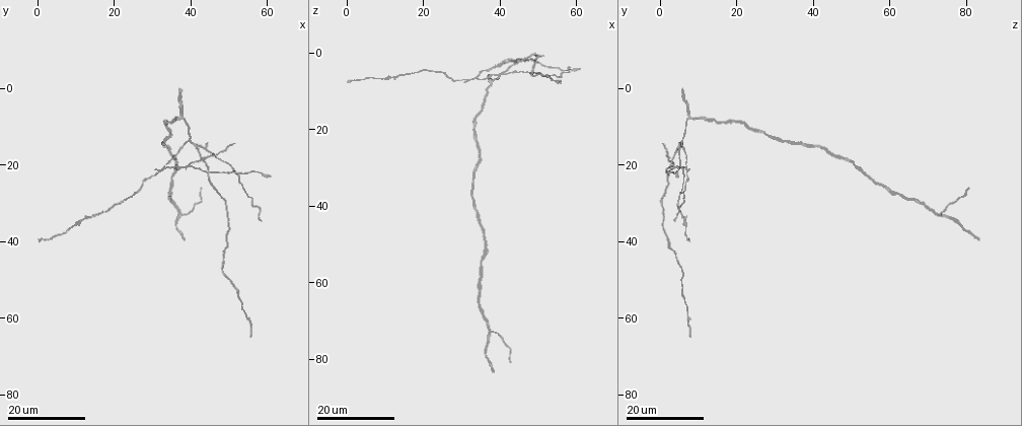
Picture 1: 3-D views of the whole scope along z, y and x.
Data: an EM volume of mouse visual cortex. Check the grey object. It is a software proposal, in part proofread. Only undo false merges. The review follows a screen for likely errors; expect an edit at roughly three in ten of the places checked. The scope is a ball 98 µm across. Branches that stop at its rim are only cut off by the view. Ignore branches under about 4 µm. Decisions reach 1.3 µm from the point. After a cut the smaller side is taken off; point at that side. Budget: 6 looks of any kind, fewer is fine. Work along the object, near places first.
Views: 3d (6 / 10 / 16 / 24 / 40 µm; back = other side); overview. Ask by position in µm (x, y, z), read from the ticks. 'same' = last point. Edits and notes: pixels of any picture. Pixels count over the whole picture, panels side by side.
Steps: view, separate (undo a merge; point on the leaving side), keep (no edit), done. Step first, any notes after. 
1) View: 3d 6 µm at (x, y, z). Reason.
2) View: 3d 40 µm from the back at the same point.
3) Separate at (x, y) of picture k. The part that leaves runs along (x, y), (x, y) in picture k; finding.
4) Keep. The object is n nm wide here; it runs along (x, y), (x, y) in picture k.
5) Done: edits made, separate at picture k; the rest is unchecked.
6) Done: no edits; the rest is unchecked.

View: 3d 24 µm at (31.5, 22.0, 7.5). Small branch off a trunk.

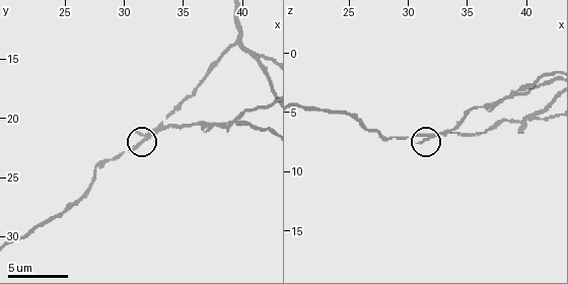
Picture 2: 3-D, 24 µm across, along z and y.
View: 3d 6 µm at (31.4, 22.0, 7.0).

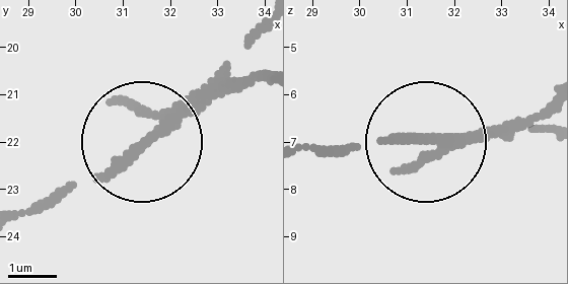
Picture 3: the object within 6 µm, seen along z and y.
Separate at (239, 90) of picture 3. 3 arms meet here; the part that leaves runs along (180, 118), (261, 82) in picture 3; a second cell is stuck on.

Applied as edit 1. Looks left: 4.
View: overview.

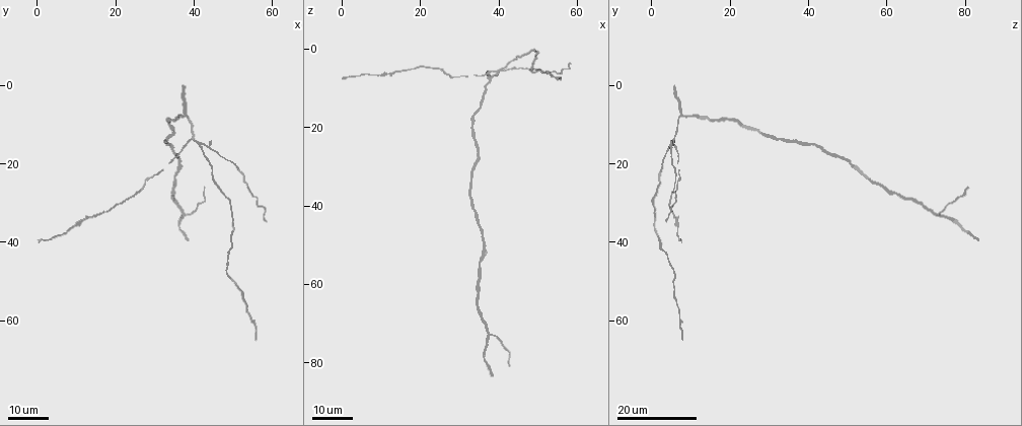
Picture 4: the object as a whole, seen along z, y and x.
View: 3d 16 µm at (42.0, 15.5, 4.5). Small branch off a trunk.

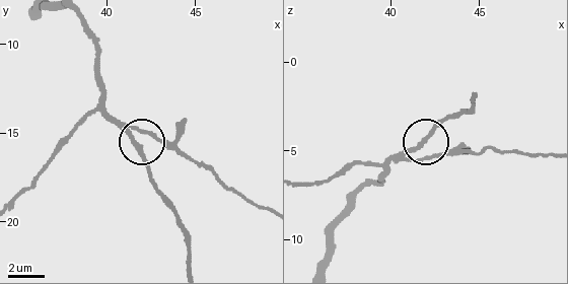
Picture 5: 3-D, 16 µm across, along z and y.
View: 3d 6 µm at (41.3, 15.0, 5.0).

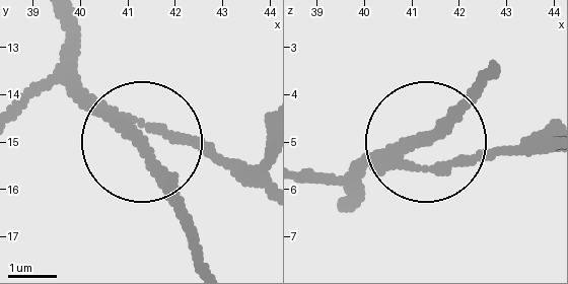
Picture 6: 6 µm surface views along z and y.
Keep. It runs along (343, 208), (359, 180), (416, 151), (464, 159), (545, 147) in picture 6; one cell here.

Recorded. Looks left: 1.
Done: edits made, separate at picture 3; the rest is unchecked.

